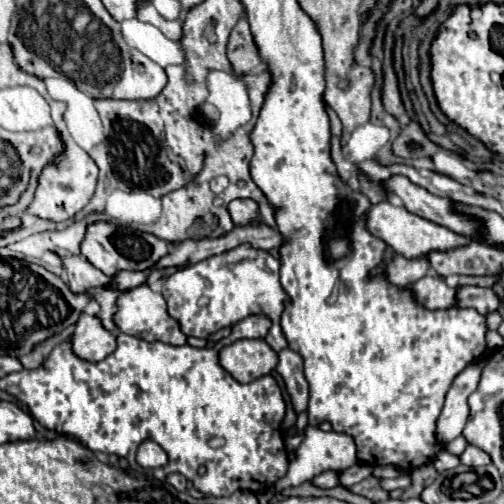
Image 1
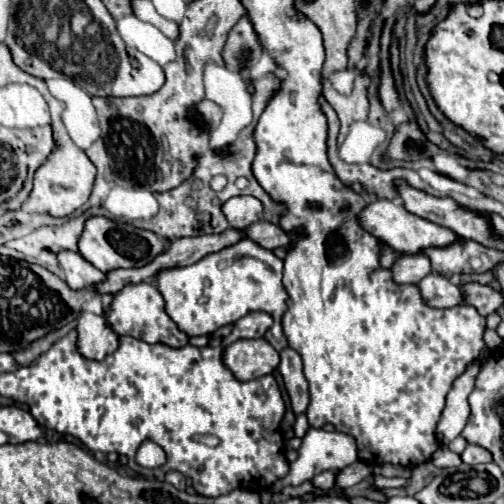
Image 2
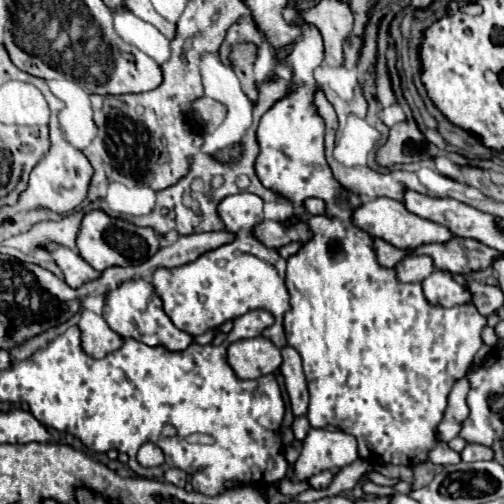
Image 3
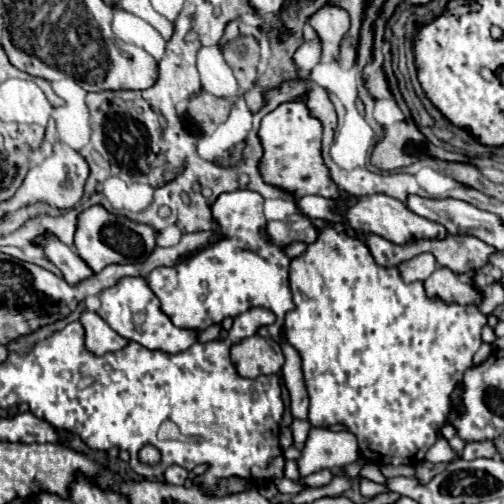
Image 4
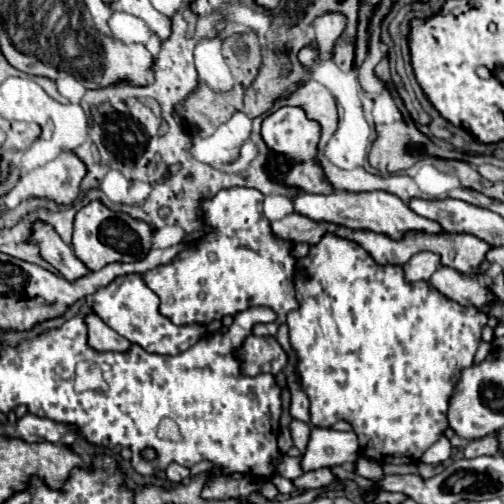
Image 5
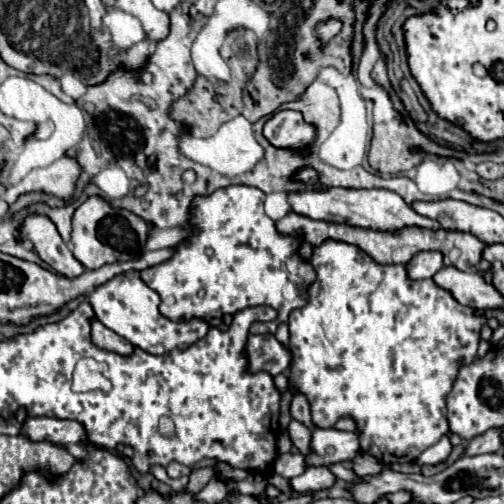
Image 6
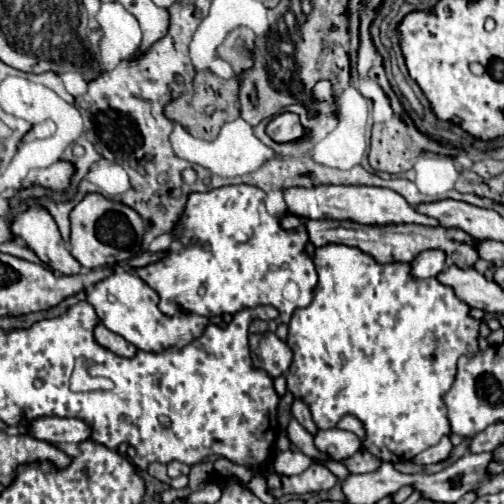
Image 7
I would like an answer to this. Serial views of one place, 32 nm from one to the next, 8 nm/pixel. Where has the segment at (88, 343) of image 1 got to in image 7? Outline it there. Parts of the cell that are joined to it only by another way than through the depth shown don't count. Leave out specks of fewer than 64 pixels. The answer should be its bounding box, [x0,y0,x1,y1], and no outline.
[94,324,136,358]

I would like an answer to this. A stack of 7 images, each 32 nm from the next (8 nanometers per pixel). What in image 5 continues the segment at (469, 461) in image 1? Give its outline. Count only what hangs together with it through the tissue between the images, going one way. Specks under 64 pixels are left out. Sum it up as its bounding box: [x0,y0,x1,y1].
[462,436,498,458]

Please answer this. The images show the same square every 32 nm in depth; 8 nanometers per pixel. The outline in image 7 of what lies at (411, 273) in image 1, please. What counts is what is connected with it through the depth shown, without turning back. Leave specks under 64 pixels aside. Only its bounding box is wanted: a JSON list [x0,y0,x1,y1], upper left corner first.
[410,250,444,278]

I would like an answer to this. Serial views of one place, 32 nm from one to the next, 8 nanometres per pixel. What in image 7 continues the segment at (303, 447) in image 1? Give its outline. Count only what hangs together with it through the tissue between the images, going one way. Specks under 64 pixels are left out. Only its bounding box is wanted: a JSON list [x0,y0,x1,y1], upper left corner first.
[314,428,360,462]

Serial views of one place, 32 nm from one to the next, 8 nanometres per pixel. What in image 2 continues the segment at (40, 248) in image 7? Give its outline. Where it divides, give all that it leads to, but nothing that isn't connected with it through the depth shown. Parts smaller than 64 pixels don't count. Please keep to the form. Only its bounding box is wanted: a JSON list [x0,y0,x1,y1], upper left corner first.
[58,252,106,290]

